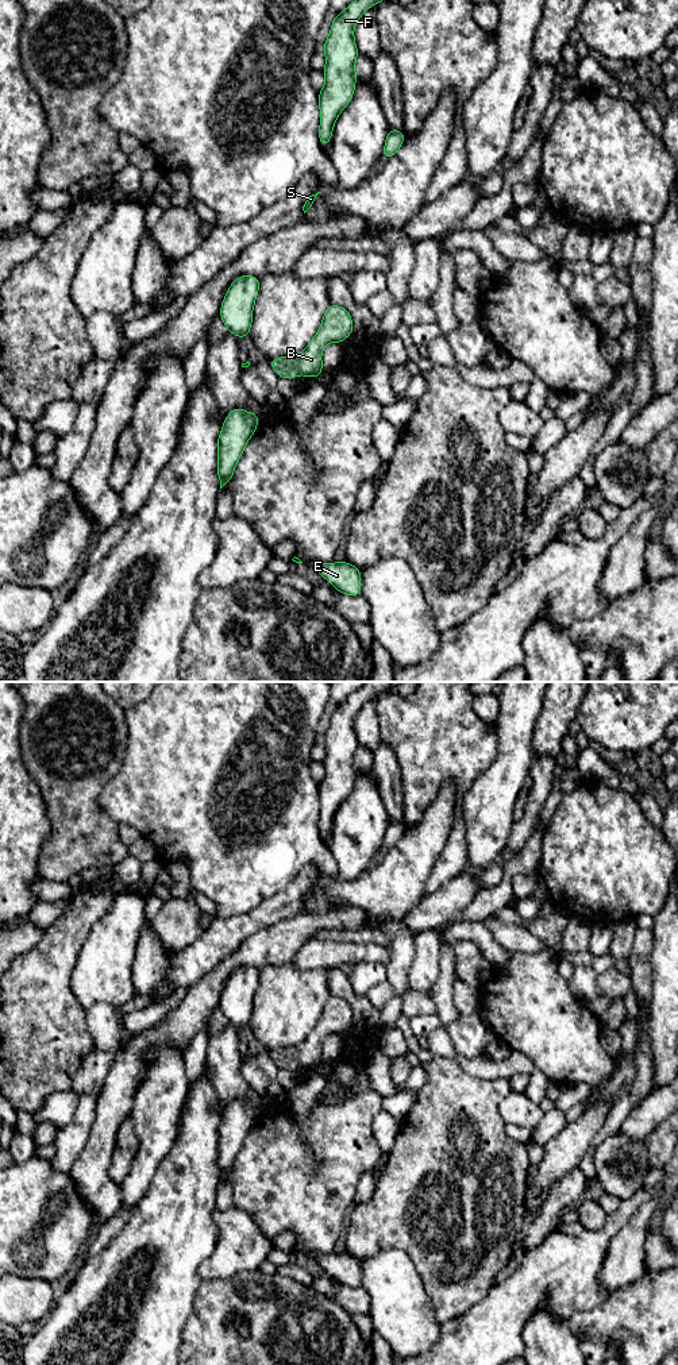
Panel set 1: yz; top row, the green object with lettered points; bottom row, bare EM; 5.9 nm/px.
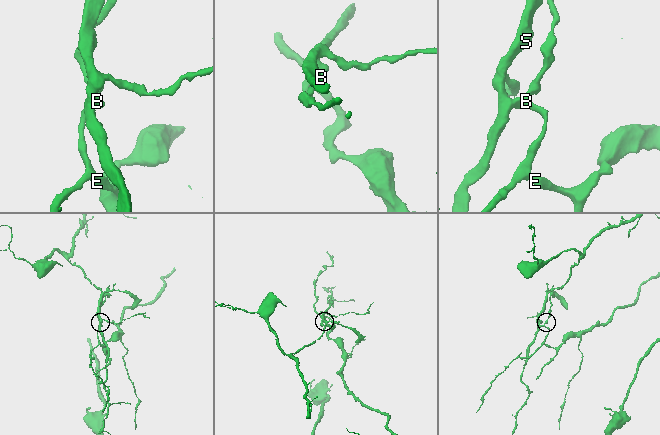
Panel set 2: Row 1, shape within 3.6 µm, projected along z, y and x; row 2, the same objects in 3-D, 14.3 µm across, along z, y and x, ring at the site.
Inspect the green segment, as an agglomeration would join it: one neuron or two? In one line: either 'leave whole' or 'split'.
split

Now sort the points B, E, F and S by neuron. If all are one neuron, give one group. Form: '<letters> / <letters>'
B E / F S

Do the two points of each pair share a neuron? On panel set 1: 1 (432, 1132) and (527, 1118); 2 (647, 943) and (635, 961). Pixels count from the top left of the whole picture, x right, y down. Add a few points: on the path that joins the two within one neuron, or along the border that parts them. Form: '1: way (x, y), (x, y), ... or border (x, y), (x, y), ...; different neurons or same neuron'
1: border (511, 1090), (499, 1105), (499, 1113), (505, 1122); different neurons
2: way (643, 947), (639, 957); same neuron

